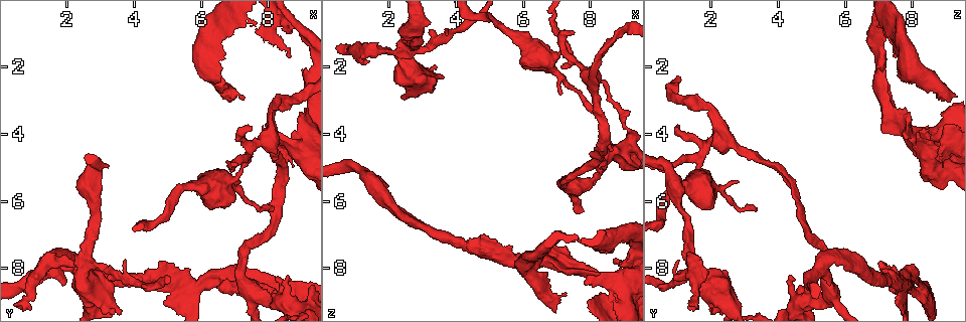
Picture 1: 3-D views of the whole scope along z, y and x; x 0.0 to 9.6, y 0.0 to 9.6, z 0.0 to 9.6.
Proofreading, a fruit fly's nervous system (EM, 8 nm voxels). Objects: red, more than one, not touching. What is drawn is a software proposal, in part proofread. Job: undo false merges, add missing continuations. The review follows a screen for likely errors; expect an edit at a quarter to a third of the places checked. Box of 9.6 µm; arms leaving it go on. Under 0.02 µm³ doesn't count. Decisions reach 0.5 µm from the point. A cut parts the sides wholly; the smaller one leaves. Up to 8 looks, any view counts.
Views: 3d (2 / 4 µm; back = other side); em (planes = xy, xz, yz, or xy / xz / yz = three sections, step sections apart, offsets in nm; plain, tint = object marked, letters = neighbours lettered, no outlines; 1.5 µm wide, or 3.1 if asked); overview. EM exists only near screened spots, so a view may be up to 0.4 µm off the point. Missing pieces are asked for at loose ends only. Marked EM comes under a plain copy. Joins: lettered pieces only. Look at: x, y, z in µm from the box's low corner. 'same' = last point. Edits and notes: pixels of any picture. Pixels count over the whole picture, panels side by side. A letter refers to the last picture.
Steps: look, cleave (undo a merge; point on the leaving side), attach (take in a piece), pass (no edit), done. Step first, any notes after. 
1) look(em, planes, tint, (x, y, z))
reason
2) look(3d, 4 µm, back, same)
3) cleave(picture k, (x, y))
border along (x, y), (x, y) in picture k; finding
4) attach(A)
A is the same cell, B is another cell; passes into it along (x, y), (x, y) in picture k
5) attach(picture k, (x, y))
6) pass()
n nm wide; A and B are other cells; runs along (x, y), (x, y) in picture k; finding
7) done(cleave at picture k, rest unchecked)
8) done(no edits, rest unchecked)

look(em, planes, tint, (8.40, 9.10, 4.65))
branch point

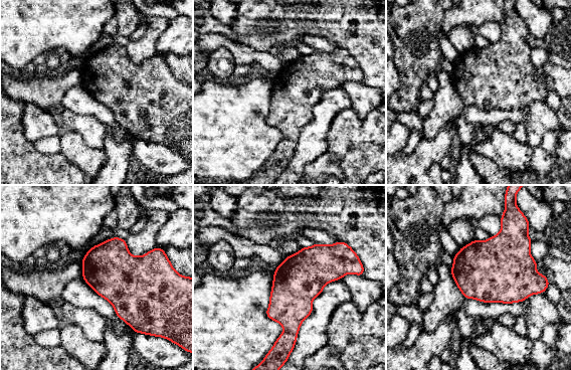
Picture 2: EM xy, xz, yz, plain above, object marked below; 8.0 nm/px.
look(em, planes, letters, same)
see the neighbours

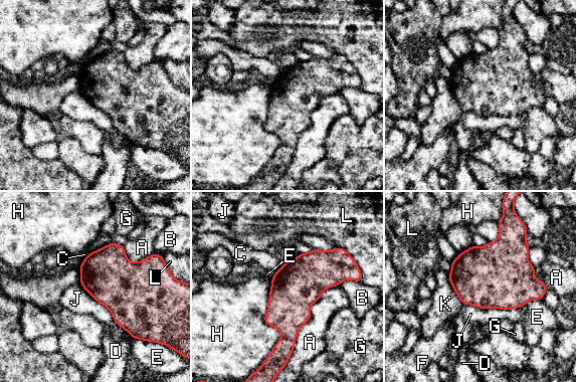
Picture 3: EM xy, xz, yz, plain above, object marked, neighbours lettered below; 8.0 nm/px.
pass()
380 nm wide; A, B, C, D, E, F, G, H, J, K and L are other cells; border along (463, 304), (482, 308), (520, 308) in picture 3; all the same neuron

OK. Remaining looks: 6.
look(em, planes, letters, (6.90, 8.35, 7.80))
a fork

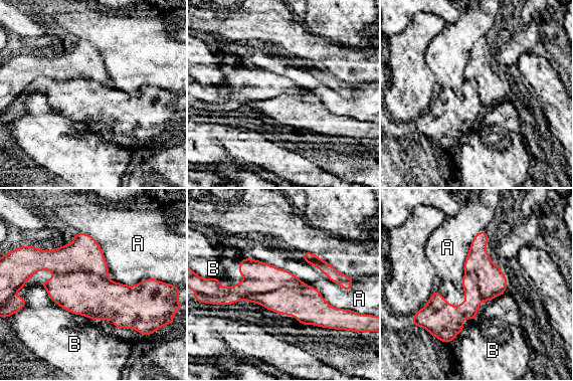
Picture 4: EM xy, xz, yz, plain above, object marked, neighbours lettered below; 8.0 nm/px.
cleave(picture 4, (302, 303))
A and B are other cells; border along (307, 286), (242, 299) in picture 4; a second neuron is stuck on

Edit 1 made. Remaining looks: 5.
look(3d, 4 µm, (2.45, 7.95, 1.55))
looks like a crossing

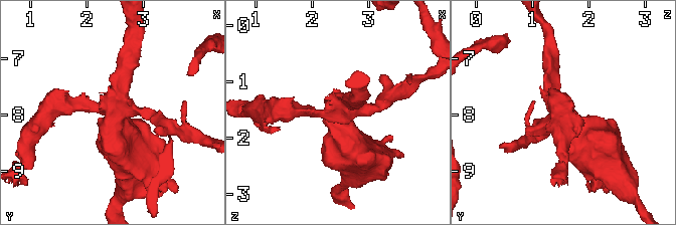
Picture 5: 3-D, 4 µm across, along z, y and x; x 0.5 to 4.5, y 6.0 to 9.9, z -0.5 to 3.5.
look(em, xy, step 4, letters, (2.45, 8.00, 1.60))
4 arms; need the tissue

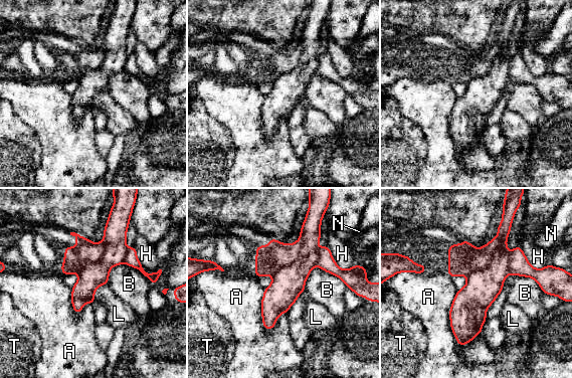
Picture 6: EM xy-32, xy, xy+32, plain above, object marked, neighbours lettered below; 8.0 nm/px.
look(em, planes, letters, same)

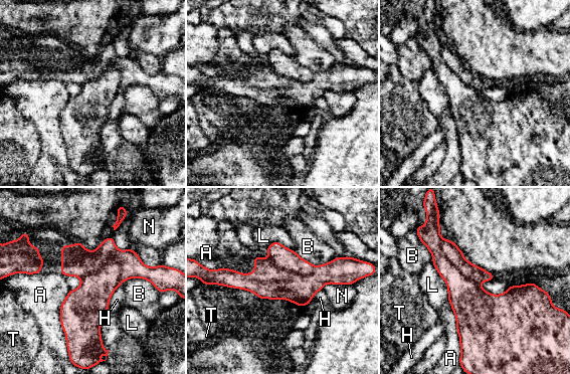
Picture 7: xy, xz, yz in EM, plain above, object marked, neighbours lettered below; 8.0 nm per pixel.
cleave(picture 7, (75, 260))
A, B, H, L, N and T are other cells; the part that leaves runs along (223, 277), (342, 282) in picture 7; two neurons meet here

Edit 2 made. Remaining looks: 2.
done(cleave at picture 4, cleave at picture 7, rest unchecked)

